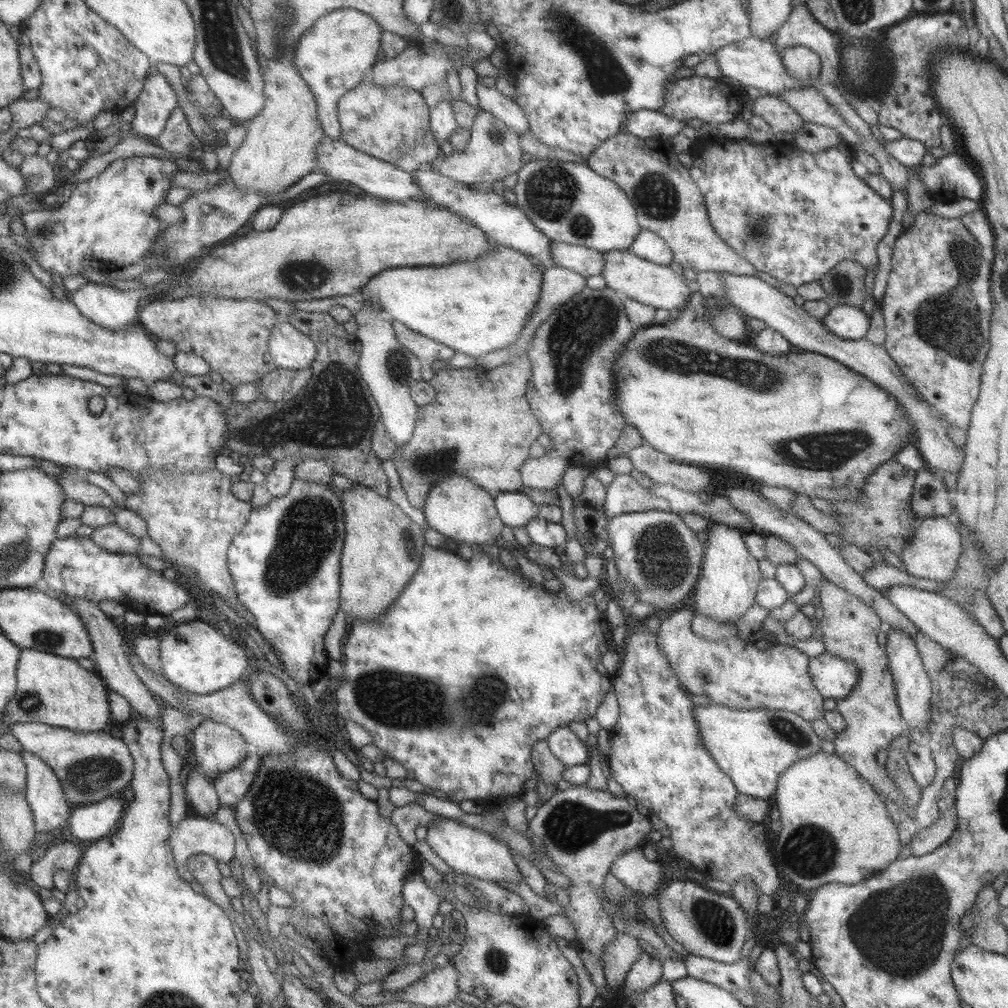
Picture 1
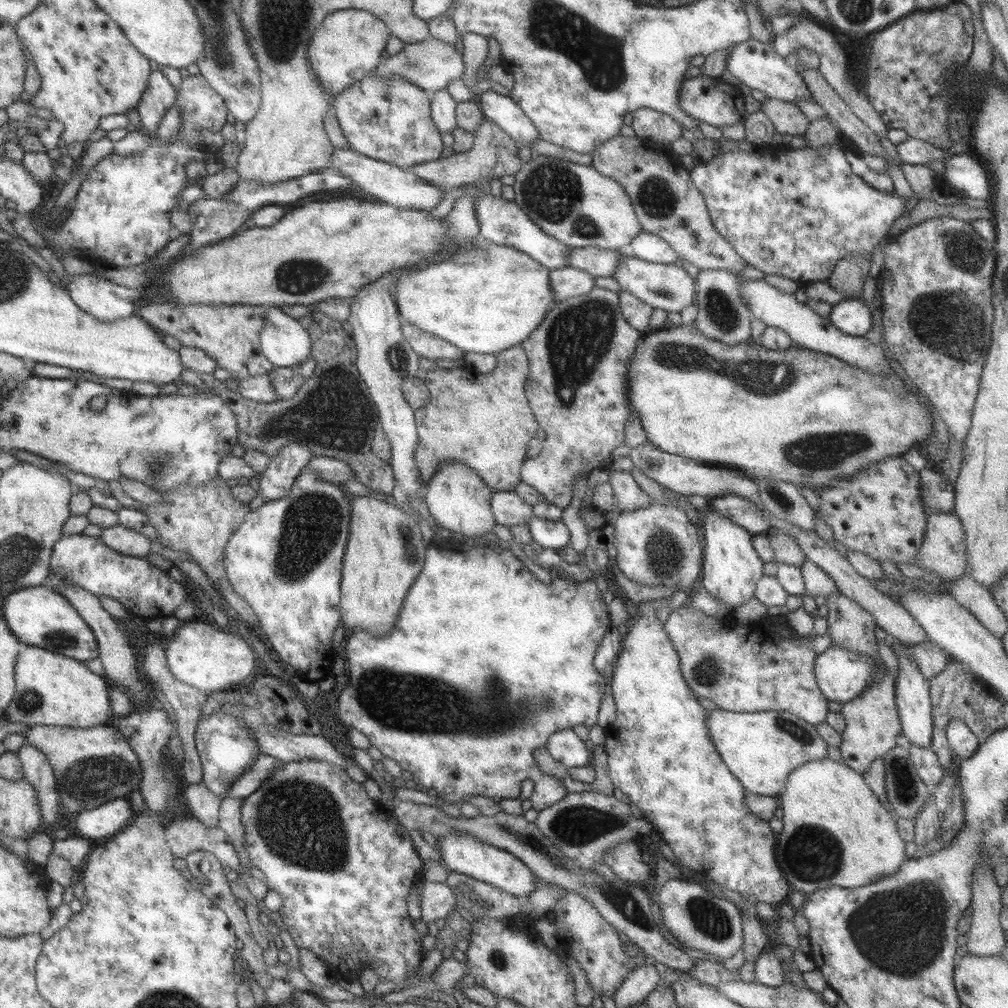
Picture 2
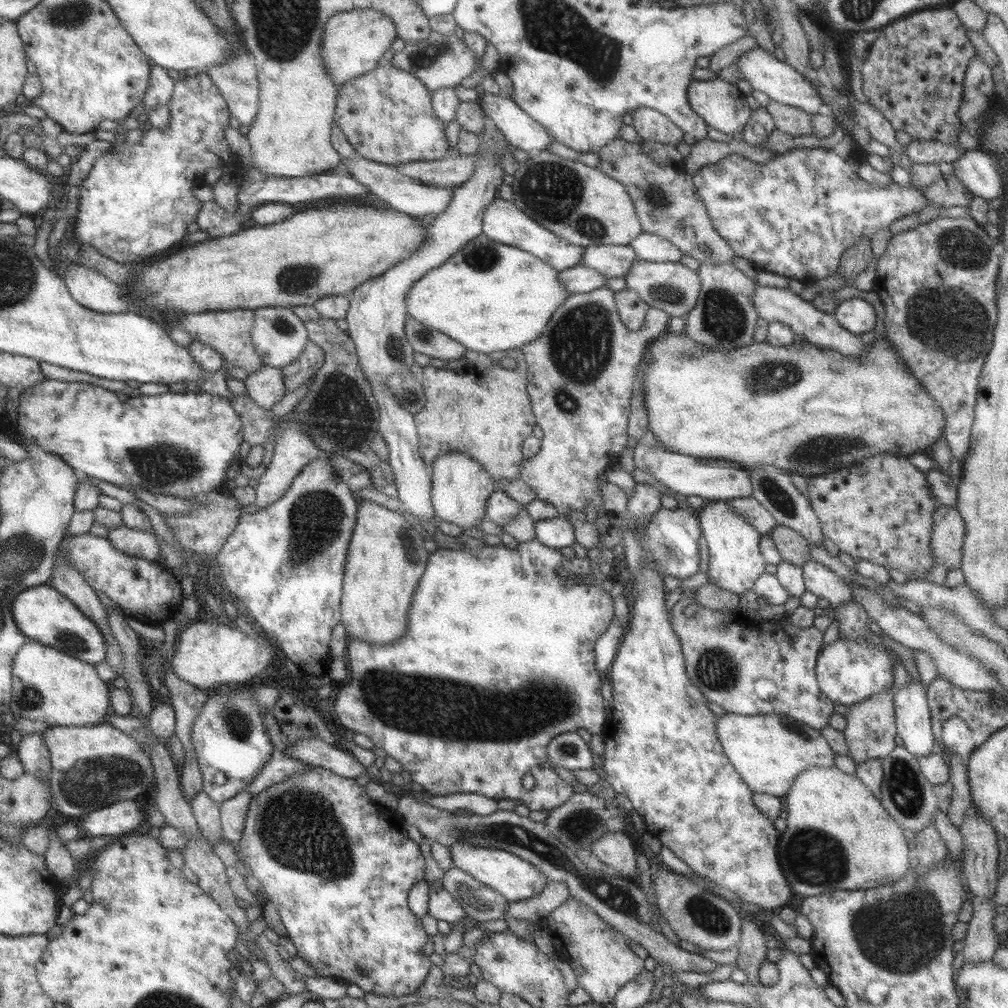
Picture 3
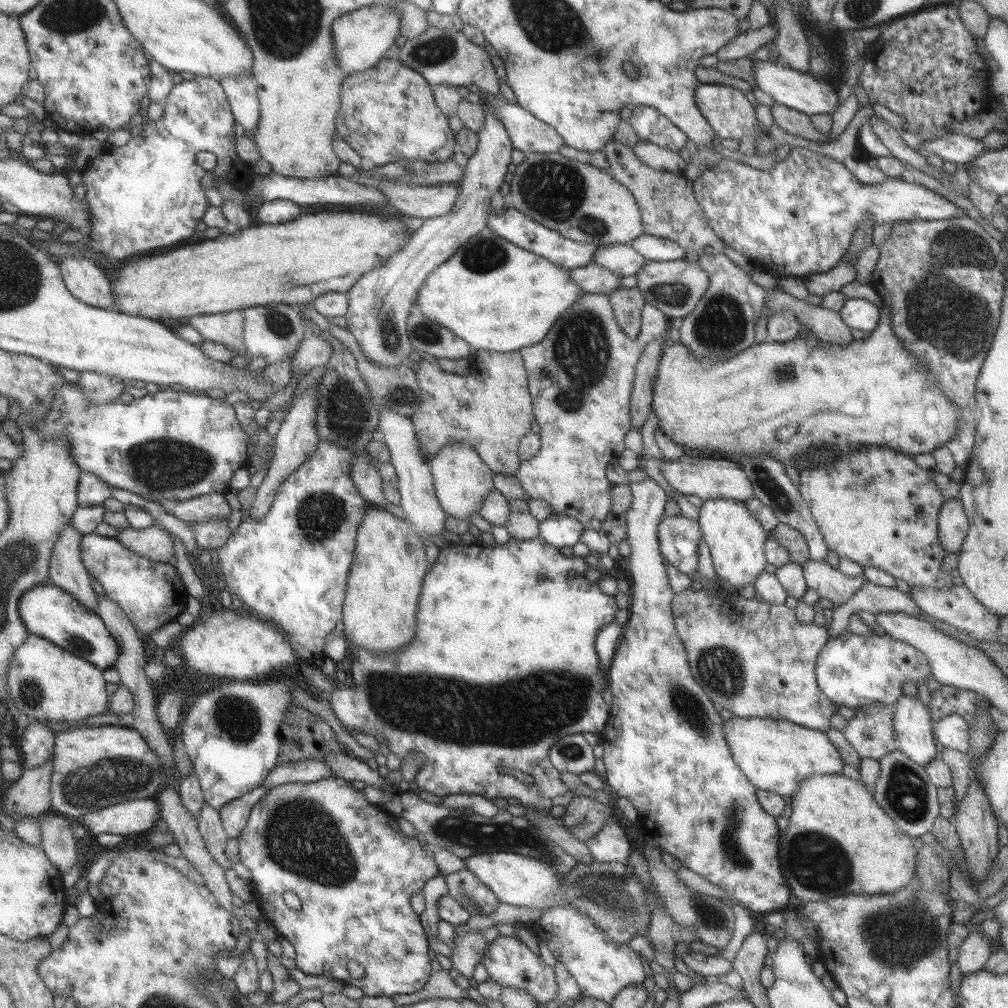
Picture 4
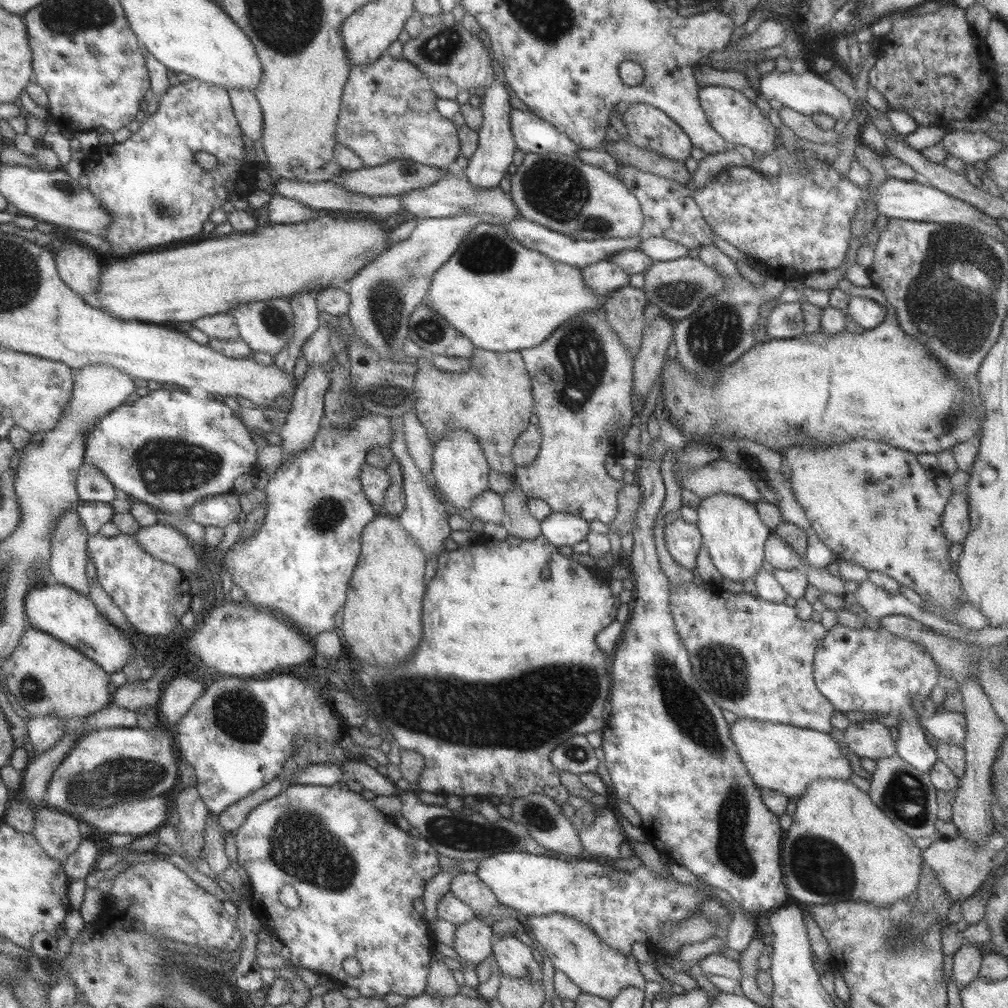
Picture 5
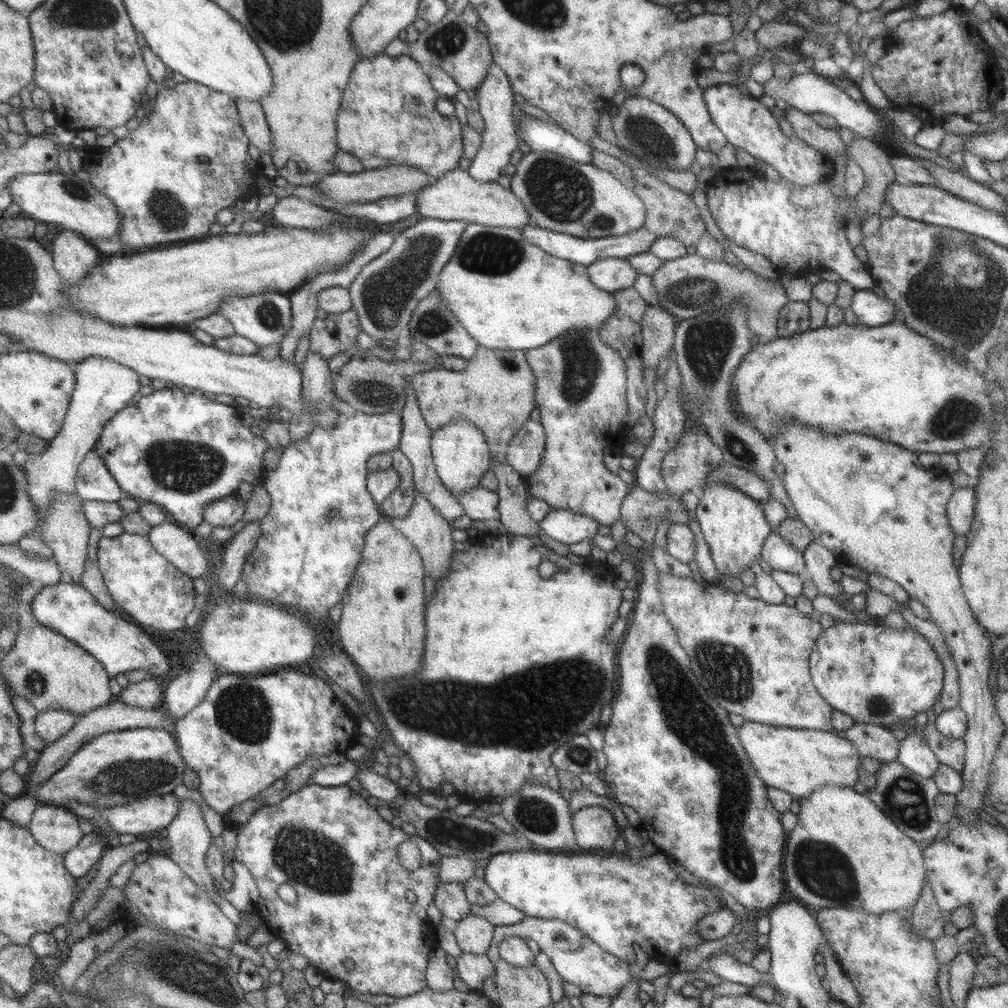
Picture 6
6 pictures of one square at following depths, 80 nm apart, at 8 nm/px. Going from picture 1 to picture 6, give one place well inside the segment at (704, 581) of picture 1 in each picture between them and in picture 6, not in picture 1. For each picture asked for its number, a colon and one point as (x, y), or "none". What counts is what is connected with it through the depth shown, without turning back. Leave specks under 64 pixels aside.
2: (730, 570)
3: (734, 562)
4: (735, 540)
5: (731, 530)
6: (732, 524)

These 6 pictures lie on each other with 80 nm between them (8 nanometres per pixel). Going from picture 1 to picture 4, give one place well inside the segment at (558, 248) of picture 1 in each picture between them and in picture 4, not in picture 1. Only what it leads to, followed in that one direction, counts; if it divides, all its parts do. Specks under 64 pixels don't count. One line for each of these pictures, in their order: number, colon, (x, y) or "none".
2: (598, 263)
3: (610, 261)
4: (621, 259)

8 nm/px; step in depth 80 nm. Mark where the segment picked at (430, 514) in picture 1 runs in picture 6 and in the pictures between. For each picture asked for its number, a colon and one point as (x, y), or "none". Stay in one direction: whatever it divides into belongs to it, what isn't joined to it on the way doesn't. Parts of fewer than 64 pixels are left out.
2: (457, 500)
3: (460, 488)
4: (461, 480)
5: (460, 471)
6: (459, 452)

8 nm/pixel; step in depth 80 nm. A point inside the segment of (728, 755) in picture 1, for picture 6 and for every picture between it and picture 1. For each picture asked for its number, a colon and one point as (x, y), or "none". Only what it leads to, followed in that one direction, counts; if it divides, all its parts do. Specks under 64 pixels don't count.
2: (759, 748)
3: (767, 750)
4: (775, 755)
5: (779, 757)
6: (797, 761)

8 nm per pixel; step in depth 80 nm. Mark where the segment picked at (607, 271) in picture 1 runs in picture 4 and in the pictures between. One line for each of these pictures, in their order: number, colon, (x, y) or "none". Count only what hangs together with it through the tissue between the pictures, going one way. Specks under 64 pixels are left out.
2: (667, 287)
3: (670, 287)
4: (674, 287)

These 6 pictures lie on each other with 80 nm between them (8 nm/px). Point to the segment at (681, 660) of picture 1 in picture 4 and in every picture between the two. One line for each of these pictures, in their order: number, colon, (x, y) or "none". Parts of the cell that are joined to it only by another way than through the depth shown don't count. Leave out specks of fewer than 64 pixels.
2: (727, 664)
3: (725, 652)
4: (732, 646)

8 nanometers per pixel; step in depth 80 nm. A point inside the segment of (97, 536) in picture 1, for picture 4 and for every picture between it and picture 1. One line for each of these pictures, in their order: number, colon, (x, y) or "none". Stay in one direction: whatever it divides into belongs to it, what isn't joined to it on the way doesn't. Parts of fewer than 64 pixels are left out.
2: (118, 538)
3: (135, 543)
4: (153, 543)

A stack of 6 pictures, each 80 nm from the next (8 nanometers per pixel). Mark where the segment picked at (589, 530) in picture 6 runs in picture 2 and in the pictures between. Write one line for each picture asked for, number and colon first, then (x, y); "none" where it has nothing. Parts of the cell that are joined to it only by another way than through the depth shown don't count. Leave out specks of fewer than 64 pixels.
2: (549, 534)
3: (555, 533)
4: (557, 530)
5: (559, 529)

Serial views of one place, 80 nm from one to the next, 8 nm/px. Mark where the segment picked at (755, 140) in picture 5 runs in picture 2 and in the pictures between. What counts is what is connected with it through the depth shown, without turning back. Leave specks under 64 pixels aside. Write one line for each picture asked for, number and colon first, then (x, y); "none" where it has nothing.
2: (712, 100)
3: (721, 105)
4: (730, 115)

